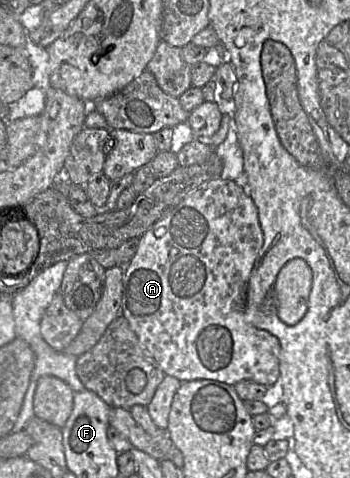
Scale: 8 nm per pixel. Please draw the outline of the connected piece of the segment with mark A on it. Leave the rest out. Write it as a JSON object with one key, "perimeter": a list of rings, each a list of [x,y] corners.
{"perimeter":[[[222,178],[209,181],[190,193],[140,238],[135,256],[124,267],[121,314],[128,320],[140,344],[155,359],[166,375],[173,376],[181,382],[211,379],[231,386],[240,381],[253,381],[267,388],[278,380],[281,349],[279,339],[268,331],[259,329],[247,321],[249,278],[263,243],[264,234],[259,223],[258,209],[255,203],[235,182]]]}

